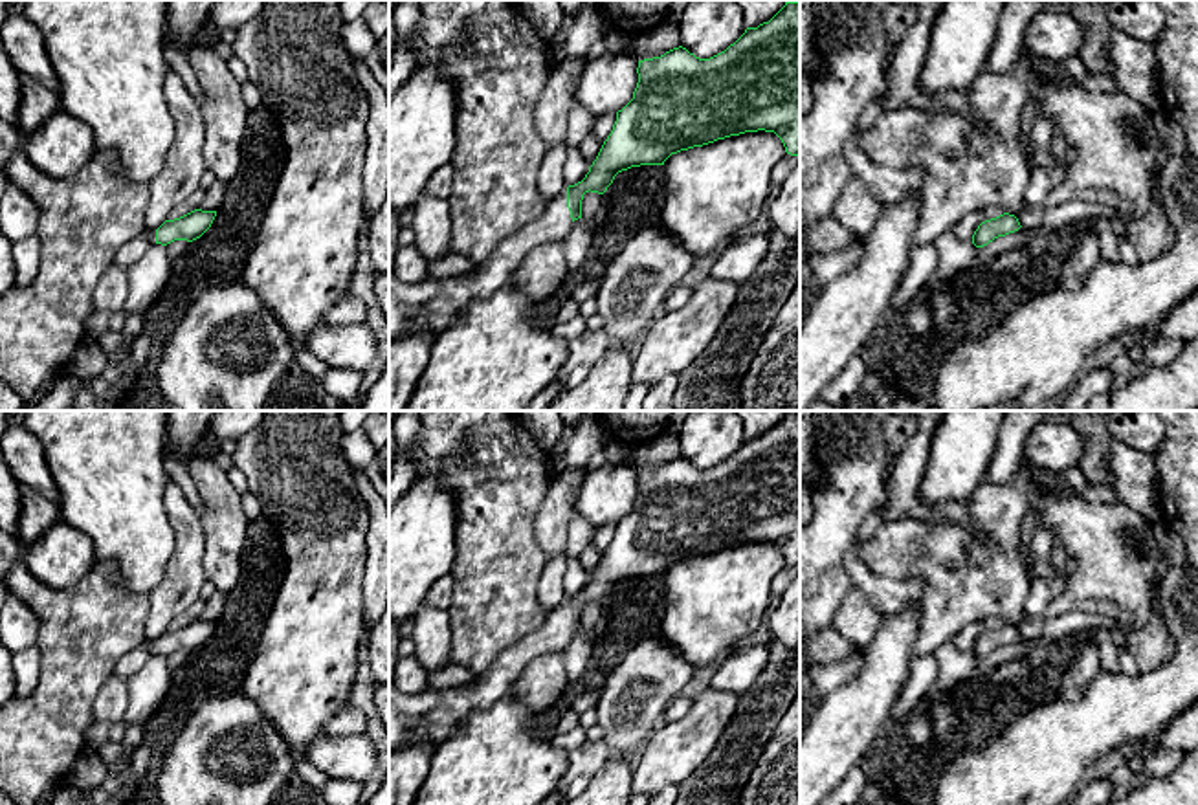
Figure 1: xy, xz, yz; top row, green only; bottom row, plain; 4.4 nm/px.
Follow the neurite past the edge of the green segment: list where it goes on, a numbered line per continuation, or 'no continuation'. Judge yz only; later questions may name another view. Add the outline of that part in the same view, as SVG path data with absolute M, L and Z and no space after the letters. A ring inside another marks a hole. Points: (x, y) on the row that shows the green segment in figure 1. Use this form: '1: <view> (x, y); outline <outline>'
no continuation

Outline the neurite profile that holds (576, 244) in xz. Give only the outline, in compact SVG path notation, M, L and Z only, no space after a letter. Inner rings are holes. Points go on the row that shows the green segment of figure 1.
M583 218L574 220L572 229L563 238L560 238L571 273L585 270L587 255L591 251L591 238L593 237Z

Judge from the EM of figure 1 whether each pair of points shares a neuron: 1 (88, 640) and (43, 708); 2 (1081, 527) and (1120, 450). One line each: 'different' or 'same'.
1: same
2: different

